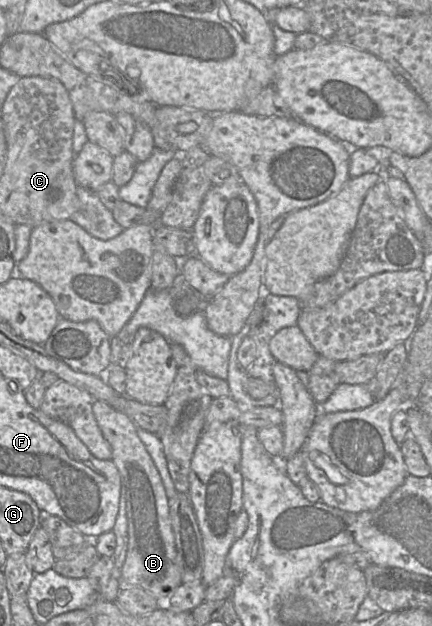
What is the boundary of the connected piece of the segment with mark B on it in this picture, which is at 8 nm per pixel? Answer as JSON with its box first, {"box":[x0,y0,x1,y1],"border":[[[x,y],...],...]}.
{"box":[92,399,182,608],"border":[[[97,399],[93,402],[92,411],[104,438],[111,446],[111,459],[126,487],[128,549],[121,568],[120,590],[122,587],[141,587],[160,601],[161,608],[169,608],[167,599],[182,584],[182,575],[177,565],[168,497],[161,476],[138,437],[136,423],[129,416]]]}

